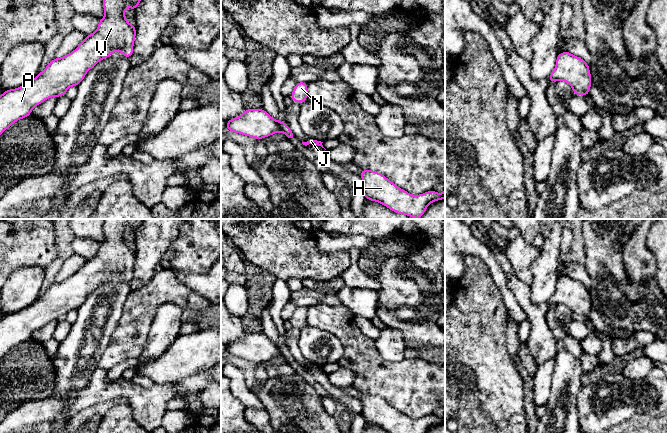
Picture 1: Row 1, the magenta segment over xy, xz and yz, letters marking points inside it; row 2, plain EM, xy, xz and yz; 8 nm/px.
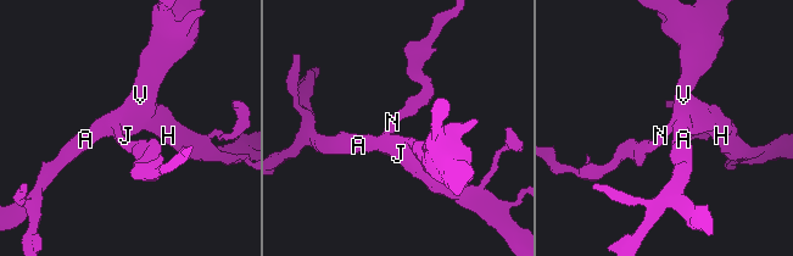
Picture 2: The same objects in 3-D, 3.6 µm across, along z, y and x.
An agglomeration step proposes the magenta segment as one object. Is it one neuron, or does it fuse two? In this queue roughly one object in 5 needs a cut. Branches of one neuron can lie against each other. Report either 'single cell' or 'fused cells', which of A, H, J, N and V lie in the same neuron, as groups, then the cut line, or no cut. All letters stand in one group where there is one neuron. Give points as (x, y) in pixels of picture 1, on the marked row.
single cell | A H J N V | no cut

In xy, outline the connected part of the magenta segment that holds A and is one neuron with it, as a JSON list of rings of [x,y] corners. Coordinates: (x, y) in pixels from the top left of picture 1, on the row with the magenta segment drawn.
[[[103,0],[105,16],[99,20],[97,30],[86,36],[79,46],[62,58],[54,58],[47,67],[27,84],[16,89],[6,90],[0,96],[0,135],[16,121],[31,115],[32,109],[50,97],[65,95],[71,86],[77,86],[82,82],[86,73],[93,68],[100,60],[108,58],[114,51],[120,51],[123,56],[130,58],[133,55],[133,45],[136,36],[136,27],[130,24],[125,18],[127,7],[136,10],[141,0]]]

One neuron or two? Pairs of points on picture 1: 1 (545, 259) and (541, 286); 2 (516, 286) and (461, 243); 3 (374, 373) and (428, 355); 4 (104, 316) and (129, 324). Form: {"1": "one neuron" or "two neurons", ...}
{"1": "one neuron", "2": "two neurons", "3": "two neurons", "4": "two neurons"}

